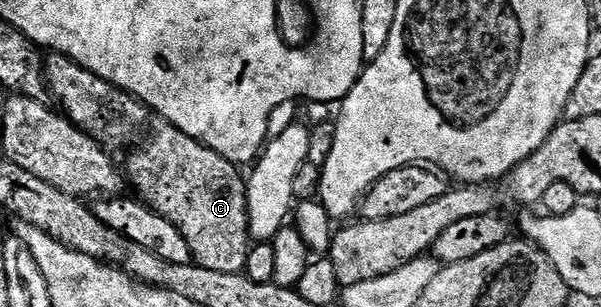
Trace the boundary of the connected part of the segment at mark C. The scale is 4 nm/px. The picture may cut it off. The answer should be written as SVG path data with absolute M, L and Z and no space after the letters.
M48 52L45 57L45 76L50 96L56 97L63 106L62 112L82 133L89 134L112 161L121 163L126 180L136 189L138 200L157 215L163 216L179 229L188 243L194 264L209 271L243 273L247 256L251 254L253 238L247 214L247 183L240 166L225 159L217 151L205 147L197 139L185 135L169 119L154 113L144 101L138 101L132 93L118 89L113 83L93 75L73 59L60 53Z

